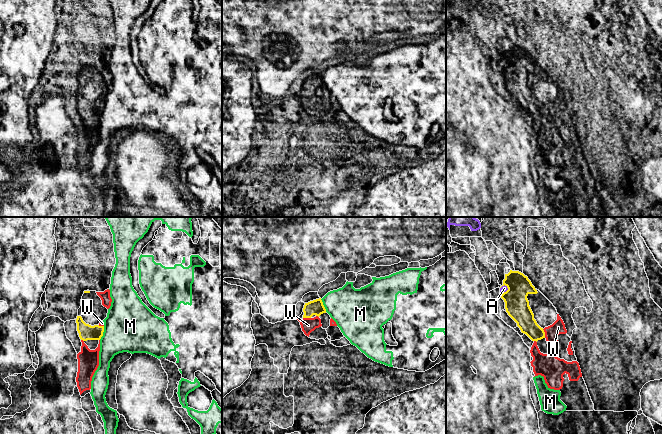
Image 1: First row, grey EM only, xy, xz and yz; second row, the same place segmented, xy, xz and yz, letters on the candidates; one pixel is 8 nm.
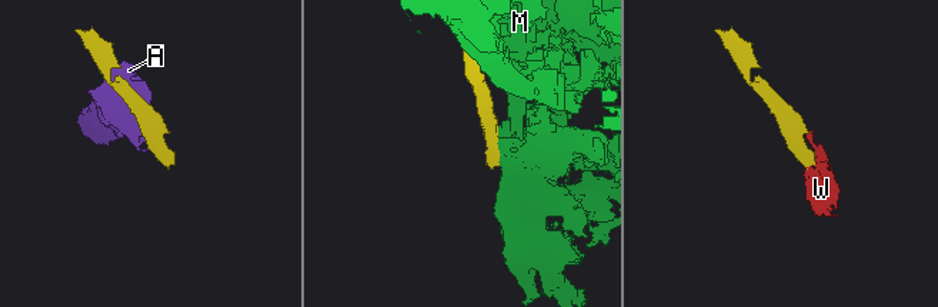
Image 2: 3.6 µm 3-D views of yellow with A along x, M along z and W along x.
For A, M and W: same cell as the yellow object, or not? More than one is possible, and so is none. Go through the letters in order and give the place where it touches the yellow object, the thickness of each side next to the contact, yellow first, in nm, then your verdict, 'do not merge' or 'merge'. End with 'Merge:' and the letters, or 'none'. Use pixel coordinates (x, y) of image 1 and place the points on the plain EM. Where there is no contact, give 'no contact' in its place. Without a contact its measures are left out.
A: yz (507, 66) | 190/50 nm | do not merge
M: xy (102, 109) | 130/420 nm | do not merge
W: yz (544, 109) | 170/110 nm | merge
Merge: W

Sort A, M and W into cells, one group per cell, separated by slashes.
A M / W

